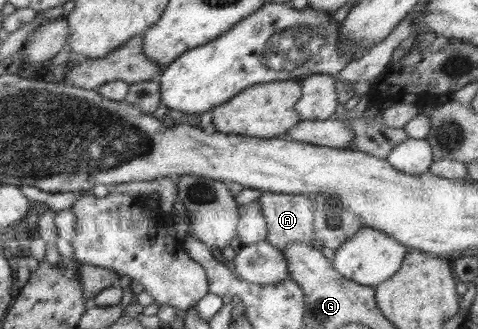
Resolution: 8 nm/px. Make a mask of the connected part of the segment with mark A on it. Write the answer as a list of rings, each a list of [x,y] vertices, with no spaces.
[[[262,191],[258,198],[267,225],[266,241],[282,250],[291,243],[312,245],[314,201],[312,195]]]

